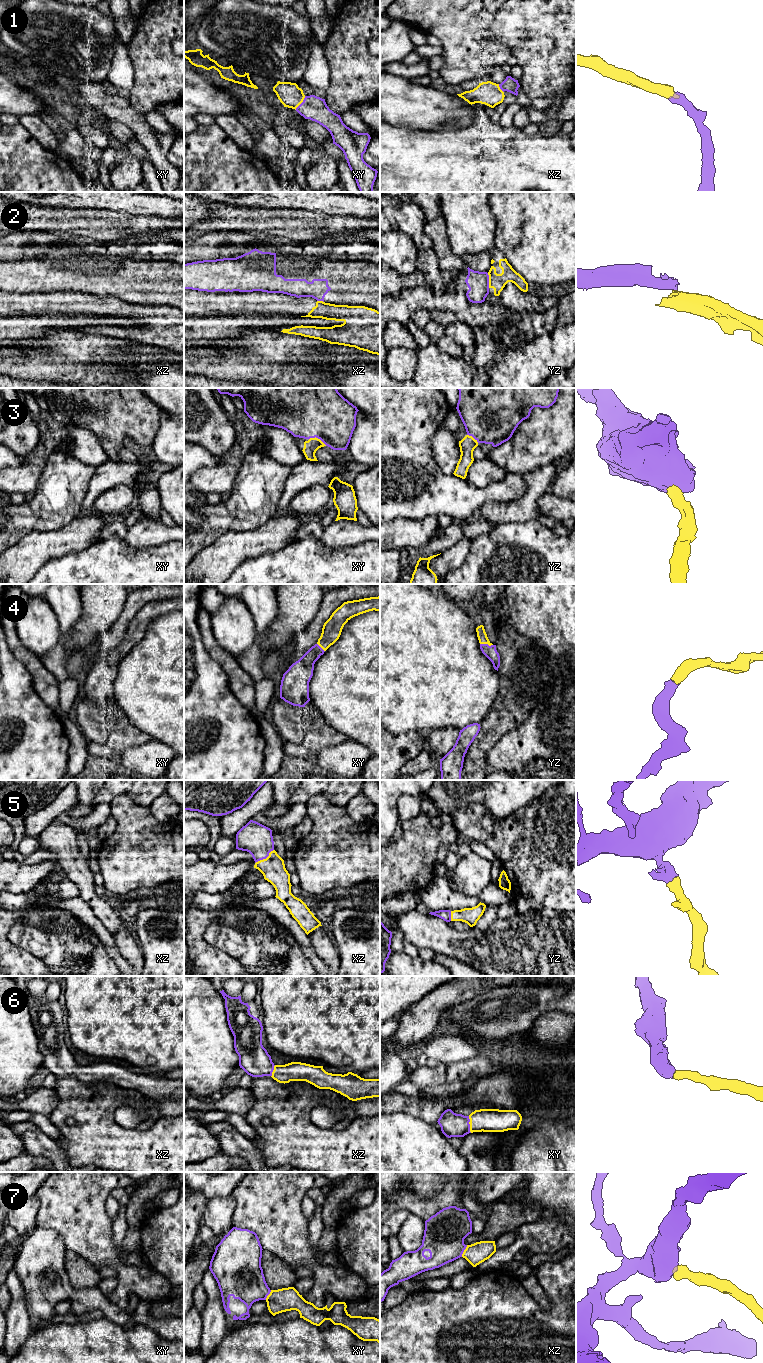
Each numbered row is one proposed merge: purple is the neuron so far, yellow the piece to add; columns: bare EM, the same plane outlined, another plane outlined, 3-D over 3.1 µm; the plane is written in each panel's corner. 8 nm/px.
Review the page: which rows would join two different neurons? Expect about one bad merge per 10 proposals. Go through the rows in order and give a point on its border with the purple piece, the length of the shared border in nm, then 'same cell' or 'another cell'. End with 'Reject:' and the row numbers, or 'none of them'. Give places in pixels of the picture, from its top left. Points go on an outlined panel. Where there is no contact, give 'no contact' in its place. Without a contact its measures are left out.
1: xy (301, 103) | 140 nm | same cell
2: yz (488, 280) | 120 nm | another cell
3: xy (318, 438) | 160 nm | same cell
4: yz (486, 644) | 110 nm | same cell
5: xz (264, 858) | 190 nm | same cell
6: xy (469, 1124) | 140 nm | same cell
7: xz (463, 1251) | 110 nm | same cell
Reject: 2

